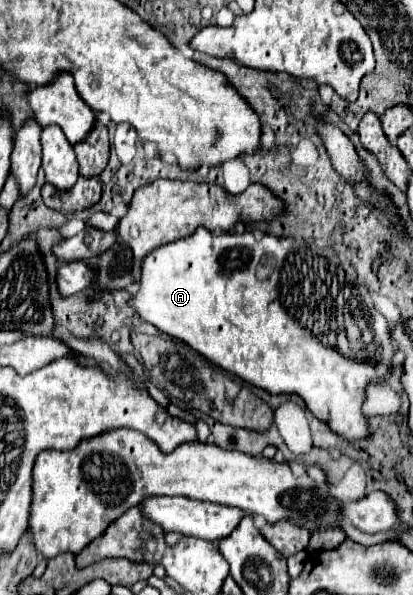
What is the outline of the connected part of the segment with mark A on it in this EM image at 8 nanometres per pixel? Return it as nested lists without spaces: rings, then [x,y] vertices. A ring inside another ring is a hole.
[[[198,228],[192,236],[182,238],[178,242],[172,244],[164,244],[160,248],[156,248],[152,254],[148,254],[148,258],[144,260],[142,266],[142,280],[140,280],[140,292],[132,296],[132,306],[138,310],[138,314],[154,324],[160,332],[170,334],[172,338],[178,338],[182,342],[186,342],[190,348],[194,348],[196,352],[200,352],[204,358],[208,358],[212,364],[220,366],[222,370],[242,378],[244,382],[266,390],[268,394],[296,394],[304,400],[306,408],[320,418],[320,422],[326,422],[328,428],[332,428],[332,432],[340,434],[342,438],[346,438],[348,442],[356,442],[356,440],[364,440],[370,436],[368,430],[368,418],[362,412],[362,404],[366,400],[366,388],[370,382],[378,382],[384,380],[390,370],[392,370],[392,356],[396,354],[396,344],[392,342],[390,336],[390,322],[374,308],[372,298],[368,294],[368,288],[364,284],[358,282],[356,270],[352,268],[352,264],[346,258],[340,258],[340,254],[336,250],[326,250],[326,248],[318,248],[314,242],[306,242],[302,238],[292,238],[292,236],[284,236],[288,240],[284,240],[286,244],[276,244],[274,236],[262,236],[260,240],[256,240],[254,232],[244,232],[244,234],[212,234],[204,228]],[[262,262],[262,266],[266,266],[266,274],[262,276],[262,280],[258,280],[256,276],[256,266]],[[344,318],[356,318],[356,332],[360,332],[360,340],[356,340],[356,352],[348,348],[348,338],[346,338],[346,324]]]

